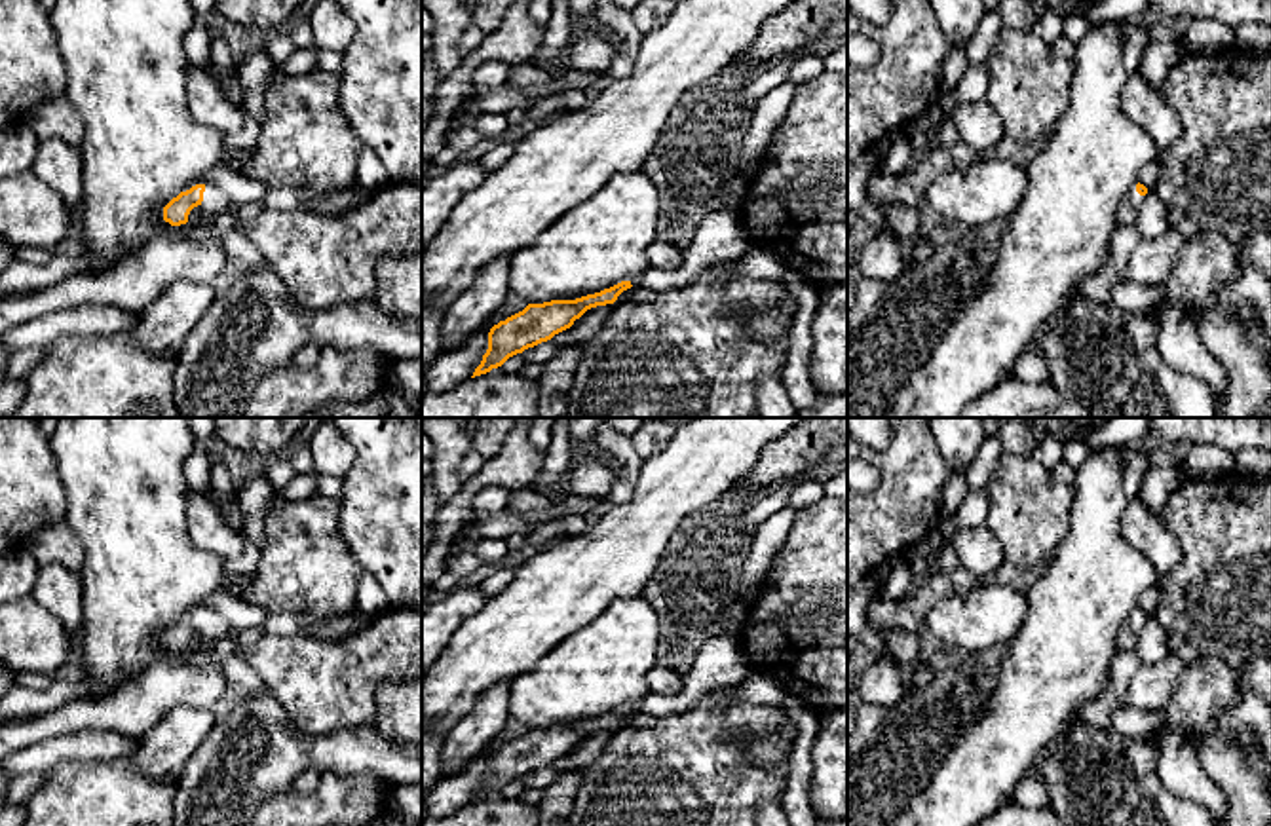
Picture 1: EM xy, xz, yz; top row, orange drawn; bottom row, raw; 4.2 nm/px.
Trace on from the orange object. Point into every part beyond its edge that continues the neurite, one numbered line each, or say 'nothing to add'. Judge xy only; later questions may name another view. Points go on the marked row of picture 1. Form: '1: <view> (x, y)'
1: xy (215, 204)

